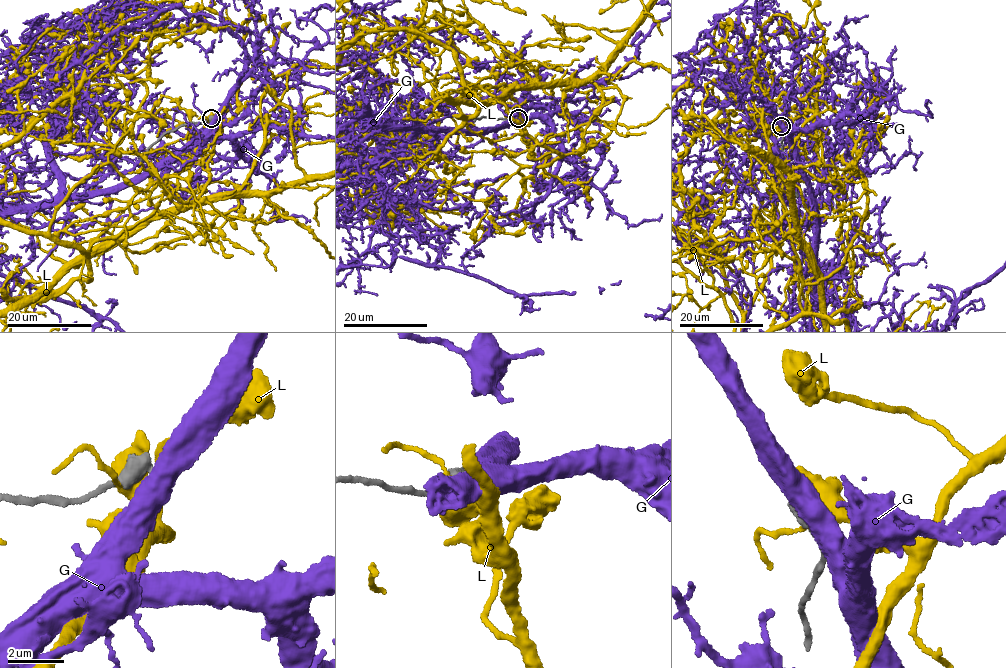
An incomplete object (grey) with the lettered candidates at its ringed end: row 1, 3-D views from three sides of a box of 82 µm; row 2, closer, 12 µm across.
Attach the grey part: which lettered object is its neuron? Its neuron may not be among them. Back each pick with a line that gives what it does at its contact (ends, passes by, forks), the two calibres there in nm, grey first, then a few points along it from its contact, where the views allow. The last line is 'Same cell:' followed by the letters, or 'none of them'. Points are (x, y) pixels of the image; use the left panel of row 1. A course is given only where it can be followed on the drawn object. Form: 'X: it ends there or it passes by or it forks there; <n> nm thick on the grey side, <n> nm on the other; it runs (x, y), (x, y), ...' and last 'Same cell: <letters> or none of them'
Same cell: none of them

